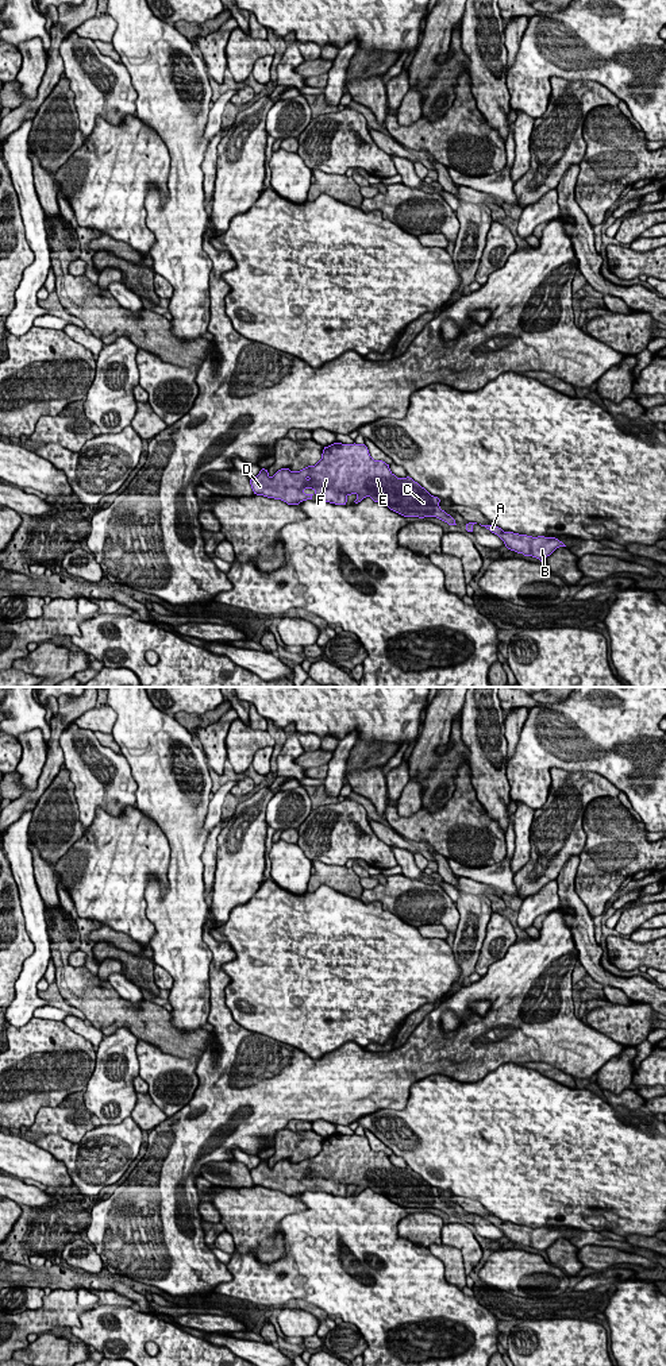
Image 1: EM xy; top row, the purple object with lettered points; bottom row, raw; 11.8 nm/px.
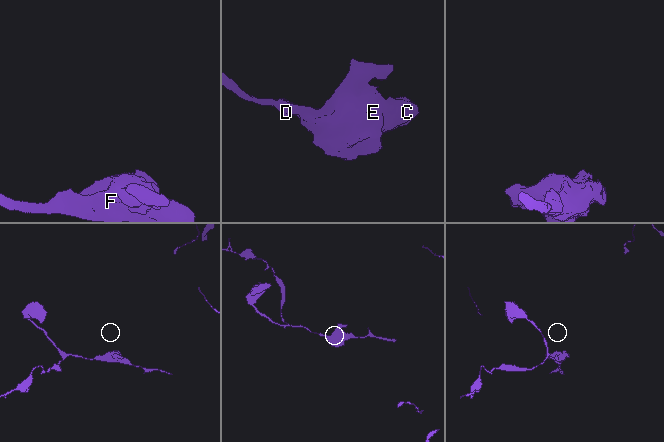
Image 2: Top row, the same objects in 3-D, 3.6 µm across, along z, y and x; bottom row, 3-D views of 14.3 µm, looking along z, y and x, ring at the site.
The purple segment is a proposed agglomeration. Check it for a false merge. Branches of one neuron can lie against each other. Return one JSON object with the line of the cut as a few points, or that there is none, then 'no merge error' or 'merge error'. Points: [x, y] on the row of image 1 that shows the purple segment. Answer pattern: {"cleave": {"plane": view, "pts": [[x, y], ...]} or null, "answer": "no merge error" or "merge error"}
{"cleave": null, "answer": "no merge error"}

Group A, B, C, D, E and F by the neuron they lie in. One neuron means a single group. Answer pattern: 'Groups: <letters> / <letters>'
Groups: A B C D E F

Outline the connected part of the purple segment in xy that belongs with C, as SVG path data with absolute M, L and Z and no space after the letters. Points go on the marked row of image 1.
M334 443L324 447L322 459L315 466L308 466L300 471L281 468L273 476L262 468L255 478L250 479L250 485L254 494L281 499L288 505L299 505L303 501L312 499L313 494L324 502L346 505L347 497L355 494L355 503L370 497L374 502L384 503L404 517L436 517L449 525L457 525L455 520L440 509L438 497L431 495L409 476L397 478L390 471L389 464L370 456L365 444Z

